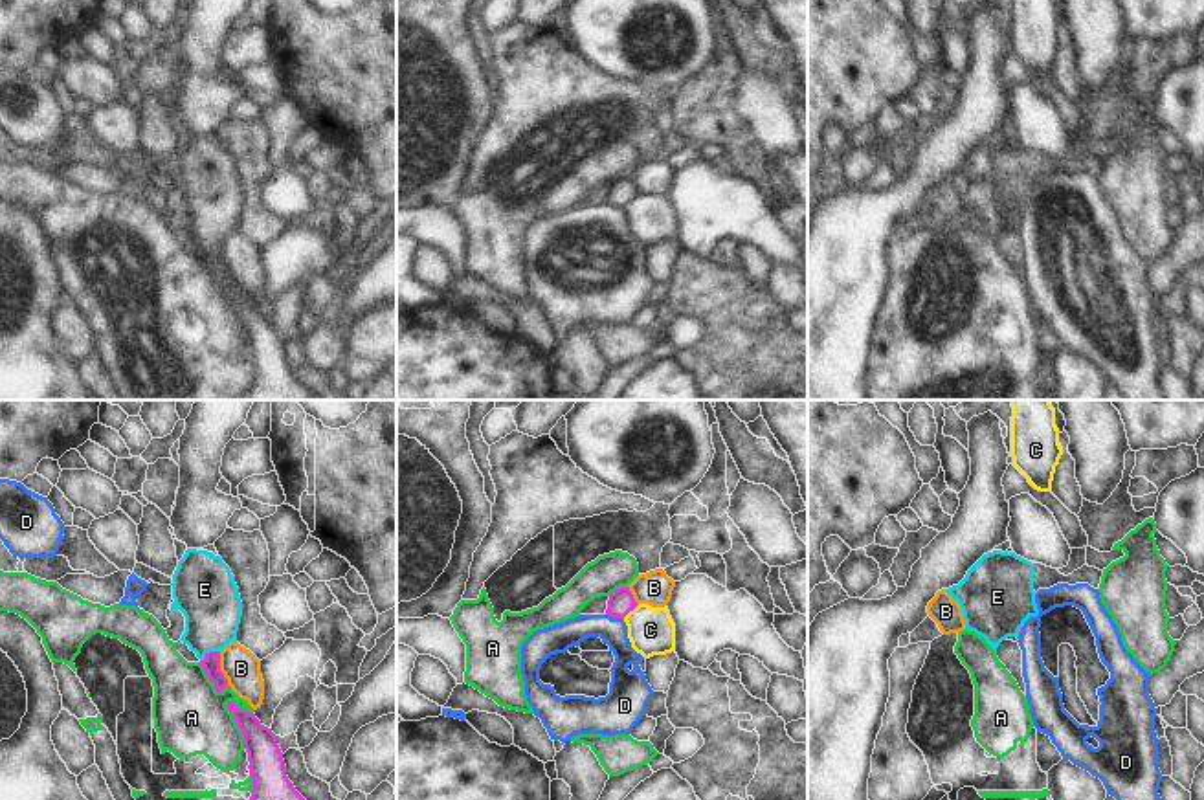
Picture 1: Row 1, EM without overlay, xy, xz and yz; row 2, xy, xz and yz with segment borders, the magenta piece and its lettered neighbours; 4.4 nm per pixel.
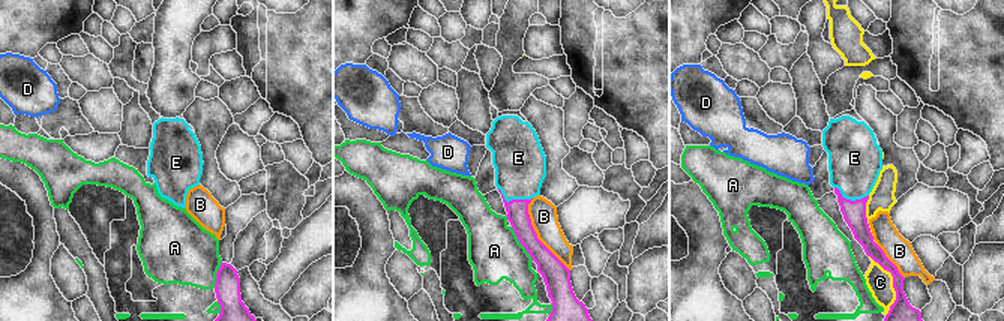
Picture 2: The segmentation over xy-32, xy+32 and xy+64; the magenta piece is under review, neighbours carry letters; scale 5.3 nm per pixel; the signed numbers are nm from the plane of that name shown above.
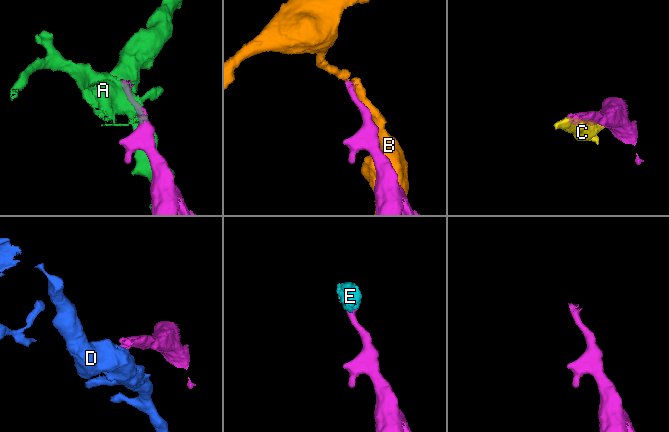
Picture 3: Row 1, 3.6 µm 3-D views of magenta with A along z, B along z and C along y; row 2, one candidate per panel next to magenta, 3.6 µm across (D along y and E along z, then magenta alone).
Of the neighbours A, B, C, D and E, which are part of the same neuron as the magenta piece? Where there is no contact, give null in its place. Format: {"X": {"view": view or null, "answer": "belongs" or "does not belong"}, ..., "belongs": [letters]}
{"A": {"view": "xy", "answer": "does not belong"}, "B": {"view": "xy", "answer": "does not belong"}, "C": {"view": "xz", "answer": "does not belong"}, "D": {"view": "xz", "answer": "does not belong"}, "E": {"view": "xy", "answer": "belongs"}, "belongs": ["E"]}

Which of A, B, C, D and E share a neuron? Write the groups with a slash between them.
A / B / C / D / E

